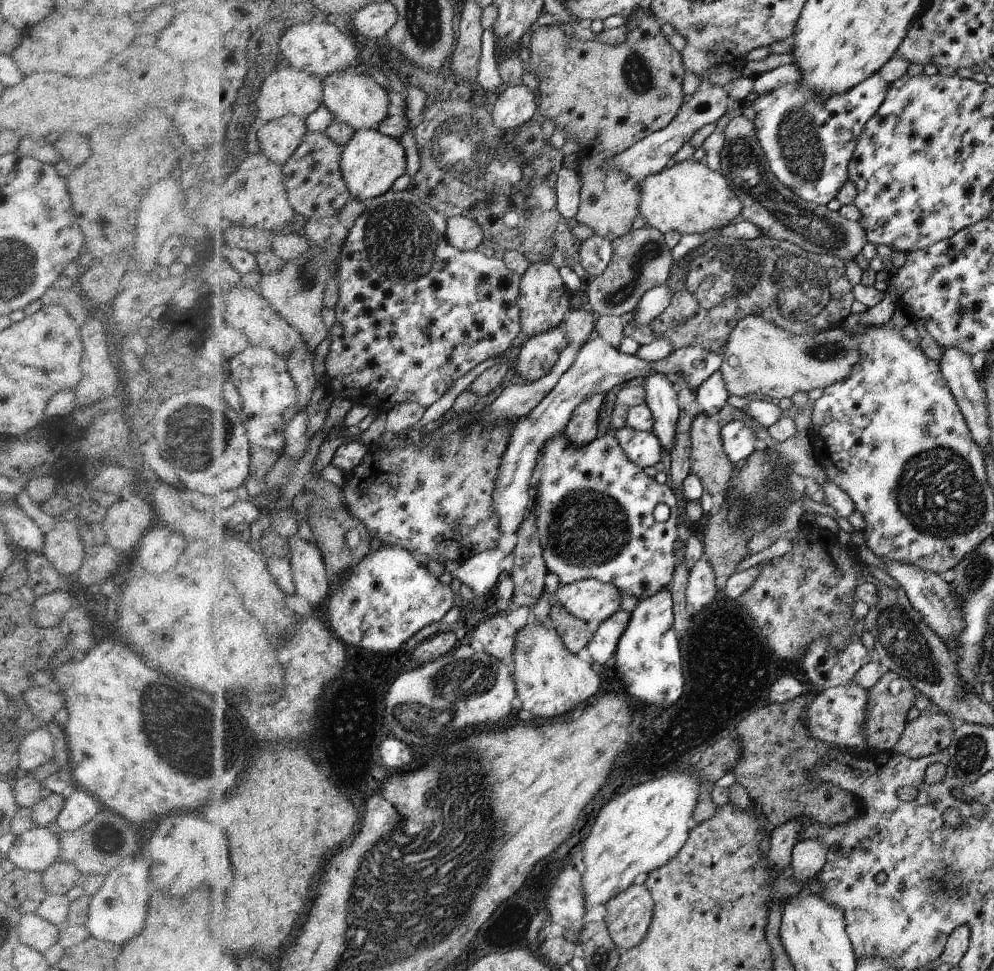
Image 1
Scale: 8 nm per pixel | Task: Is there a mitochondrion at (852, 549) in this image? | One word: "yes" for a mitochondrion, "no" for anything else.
no

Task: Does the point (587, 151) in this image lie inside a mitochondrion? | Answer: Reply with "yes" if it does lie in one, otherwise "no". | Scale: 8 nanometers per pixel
no

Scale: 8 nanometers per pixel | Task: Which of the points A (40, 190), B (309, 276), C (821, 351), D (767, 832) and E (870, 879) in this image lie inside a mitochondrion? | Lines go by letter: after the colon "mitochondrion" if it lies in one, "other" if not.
A: other
B: mitochondrion
C: mitochondrion
D: other
E: other

